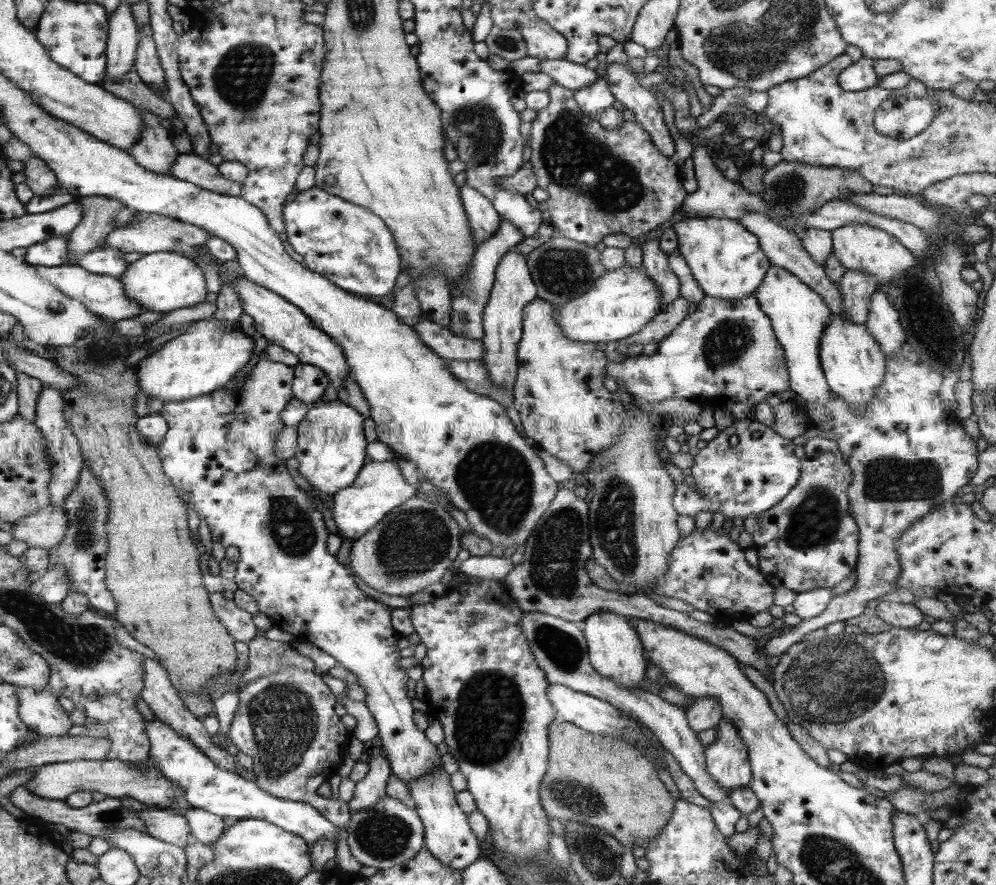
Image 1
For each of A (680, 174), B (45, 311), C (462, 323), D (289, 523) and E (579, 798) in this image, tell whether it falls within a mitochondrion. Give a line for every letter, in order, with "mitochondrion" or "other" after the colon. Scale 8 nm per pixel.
A: other
B: other
C: mitochondrion
D: mitochondrion
E: mitochondrion

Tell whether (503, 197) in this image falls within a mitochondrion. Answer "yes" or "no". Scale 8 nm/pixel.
no

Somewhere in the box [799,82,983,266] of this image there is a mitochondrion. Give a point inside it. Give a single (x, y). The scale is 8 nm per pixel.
(921, 156)

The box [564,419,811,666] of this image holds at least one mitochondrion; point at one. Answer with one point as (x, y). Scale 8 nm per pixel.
(616, 529)

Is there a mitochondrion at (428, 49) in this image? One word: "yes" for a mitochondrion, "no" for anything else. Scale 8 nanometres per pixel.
no

